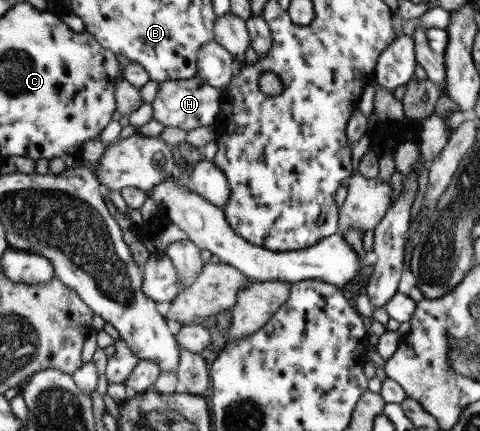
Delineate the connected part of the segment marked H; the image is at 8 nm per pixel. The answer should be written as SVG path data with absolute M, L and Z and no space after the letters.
M200 77L185 81L165 81L159 84L156 99L151 103L154 109L154 119L164 126L177 126L183 130L193 130L203 126L211 126L216 121L221 109L222 90L207 84Z

